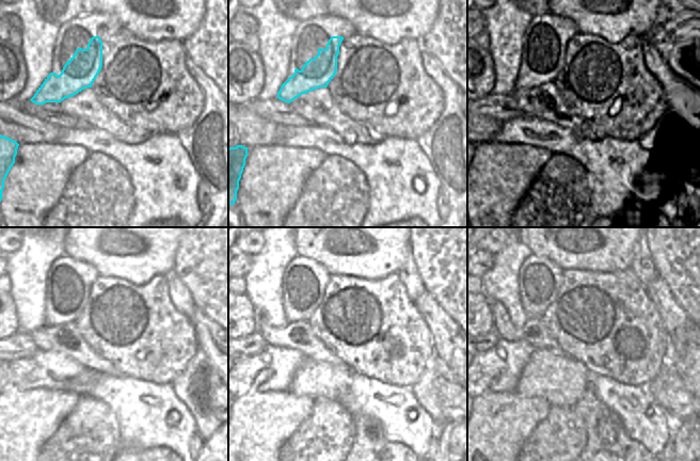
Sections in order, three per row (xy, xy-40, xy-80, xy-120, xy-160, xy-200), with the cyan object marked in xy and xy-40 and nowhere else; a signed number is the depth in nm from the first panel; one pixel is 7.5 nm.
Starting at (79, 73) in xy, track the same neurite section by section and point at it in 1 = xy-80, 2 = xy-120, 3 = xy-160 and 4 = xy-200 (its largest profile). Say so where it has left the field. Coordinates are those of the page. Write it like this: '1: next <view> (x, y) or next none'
1: next xy-80 (552, 67)
2: next xy-120 (73, 307)
3: next xy-160 (311, 305)
4: next xy-200 (543, 307)

